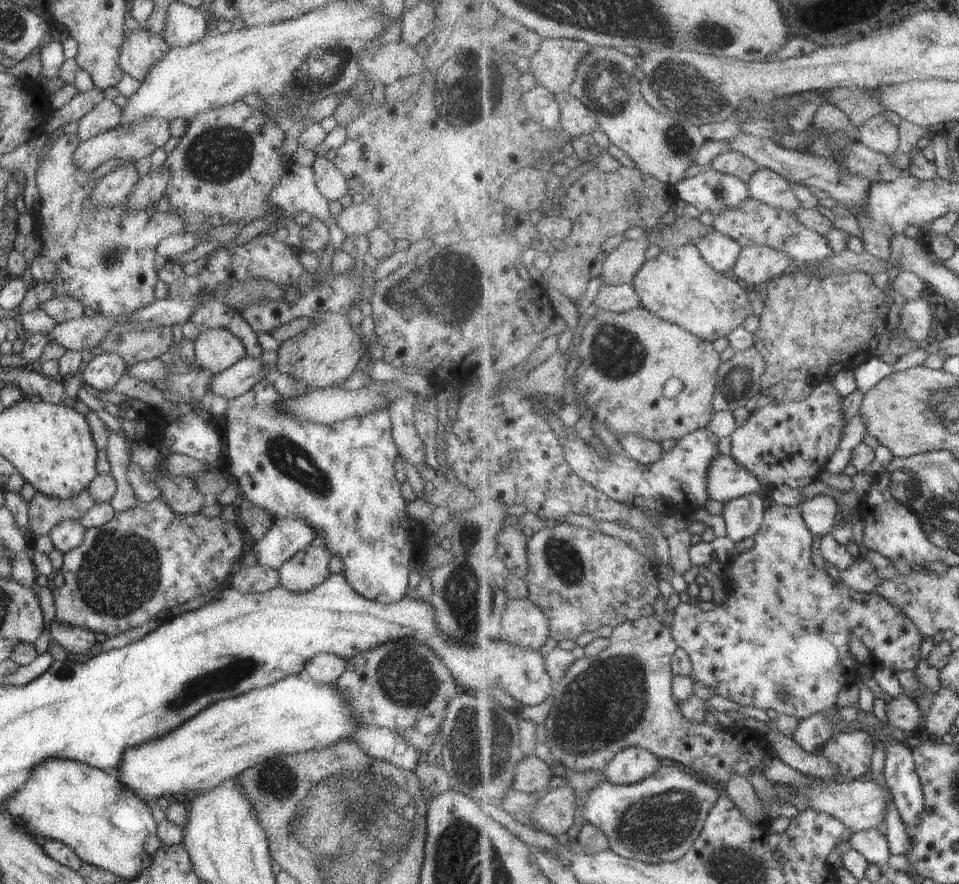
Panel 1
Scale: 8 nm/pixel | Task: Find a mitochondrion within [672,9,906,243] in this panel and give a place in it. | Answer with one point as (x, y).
(720, 193)

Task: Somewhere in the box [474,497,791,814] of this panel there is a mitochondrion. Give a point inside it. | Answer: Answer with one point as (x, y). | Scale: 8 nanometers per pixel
(608, 705)

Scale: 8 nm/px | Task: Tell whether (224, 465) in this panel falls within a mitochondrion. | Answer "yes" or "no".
no

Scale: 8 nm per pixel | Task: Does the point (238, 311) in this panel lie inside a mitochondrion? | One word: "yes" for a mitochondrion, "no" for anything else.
no

